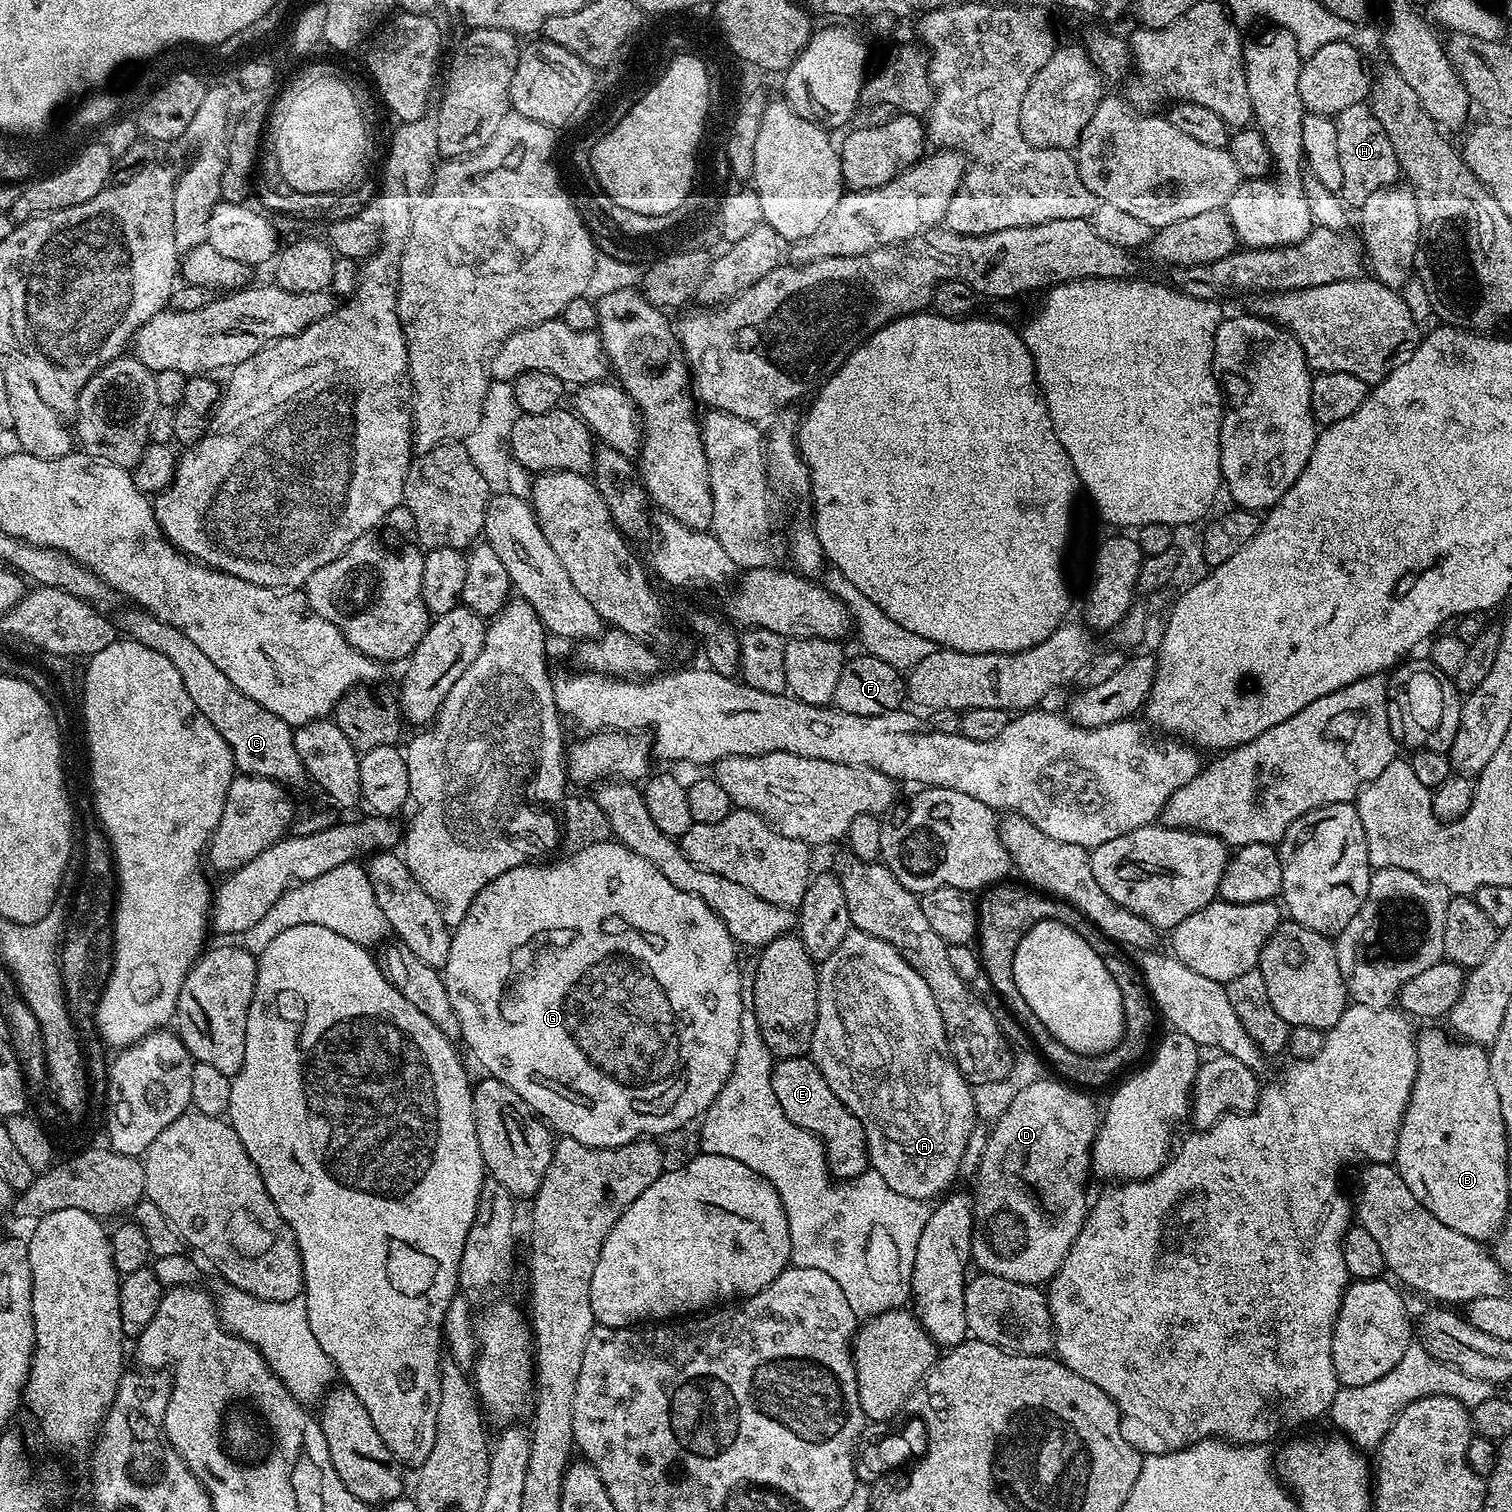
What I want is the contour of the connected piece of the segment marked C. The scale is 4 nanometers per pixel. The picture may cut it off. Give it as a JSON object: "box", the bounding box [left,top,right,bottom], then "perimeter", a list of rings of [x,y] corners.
{"box":[114,606,305,786],"perimeter":[[[128,606],[125,612],[114,616],[114,623],[127,639],[170,658],[174,670],[178,670],[182,678],[182,686],[186,686],[186,694],[194,698],[194,706],[206,714],[210,726],[226,738],[226,746],[232,748],[232,763],[243,775],[261,776],[285,786],[293,786],[305,779],[303,762],[294,746],[293,725],[282,722],[282,718],[258,706],[254,698],[246,698],[246,694],[242,694],[242,690],[238,690],[234,682],[230,682],[230,678],[226,678],[206,654],[202,654],[202,649],[182,634],[182,630],[134,606]]]}

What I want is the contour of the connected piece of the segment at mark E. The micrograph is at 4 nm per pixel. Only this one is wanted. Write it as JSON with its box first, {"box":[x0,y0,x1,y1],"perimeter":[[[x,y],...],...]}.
{"box":[772,1055,869,1182],"perimeter":[[[807,1055],[777,1059],[772,1069],[772,1085],[782,1112],[800,1129],[820,1137],[828,1170],[837,1181],[847,1182],[869,1171],[868,1139],[862,1122],[830,1091],[829,1083]]]}

